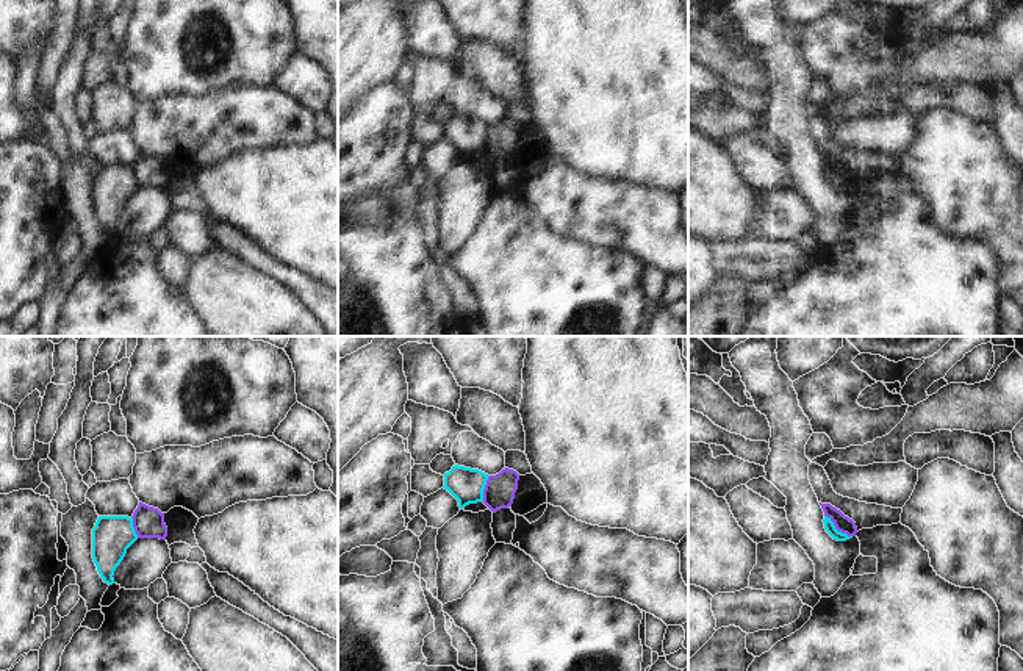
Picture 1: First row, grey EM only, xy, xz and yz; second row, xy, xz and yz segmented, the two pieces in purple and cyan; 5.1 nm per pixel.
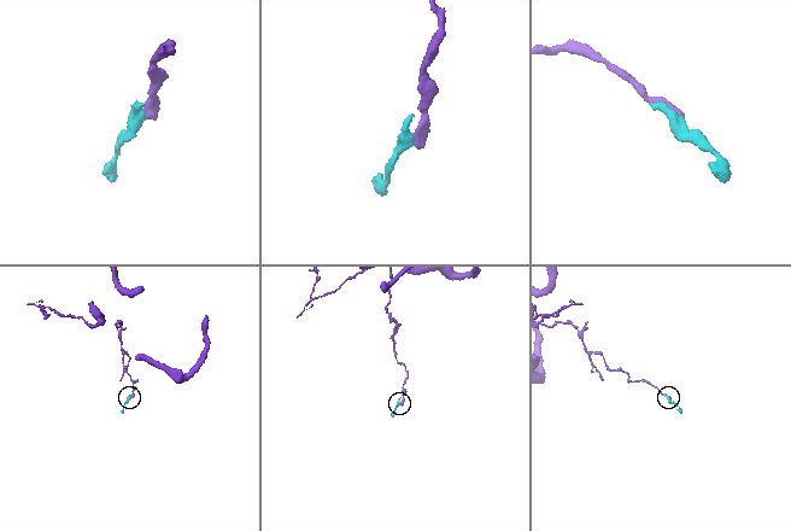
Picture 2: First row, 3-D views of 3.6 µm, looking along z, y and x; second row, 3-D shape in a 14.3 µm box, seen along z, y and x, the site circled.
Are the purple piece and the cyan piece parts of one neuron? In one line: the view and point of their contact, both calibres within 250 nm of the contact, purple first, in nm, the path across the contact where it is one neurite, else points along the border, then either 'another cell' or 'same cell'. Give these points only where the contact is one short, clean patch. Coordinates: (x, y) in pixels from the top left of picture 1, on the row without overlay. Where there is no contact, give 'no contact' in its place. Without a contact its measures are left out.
contact yz (837, 179); calibres 90 and 50 nm; border yz (825, 165), (839, 180), (851, 186); another cell

